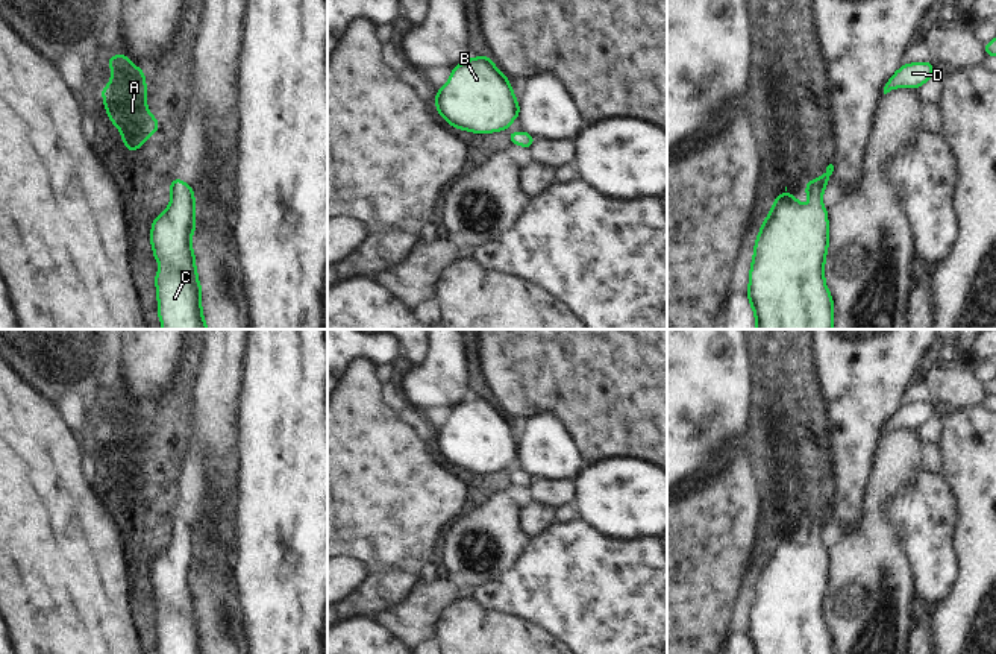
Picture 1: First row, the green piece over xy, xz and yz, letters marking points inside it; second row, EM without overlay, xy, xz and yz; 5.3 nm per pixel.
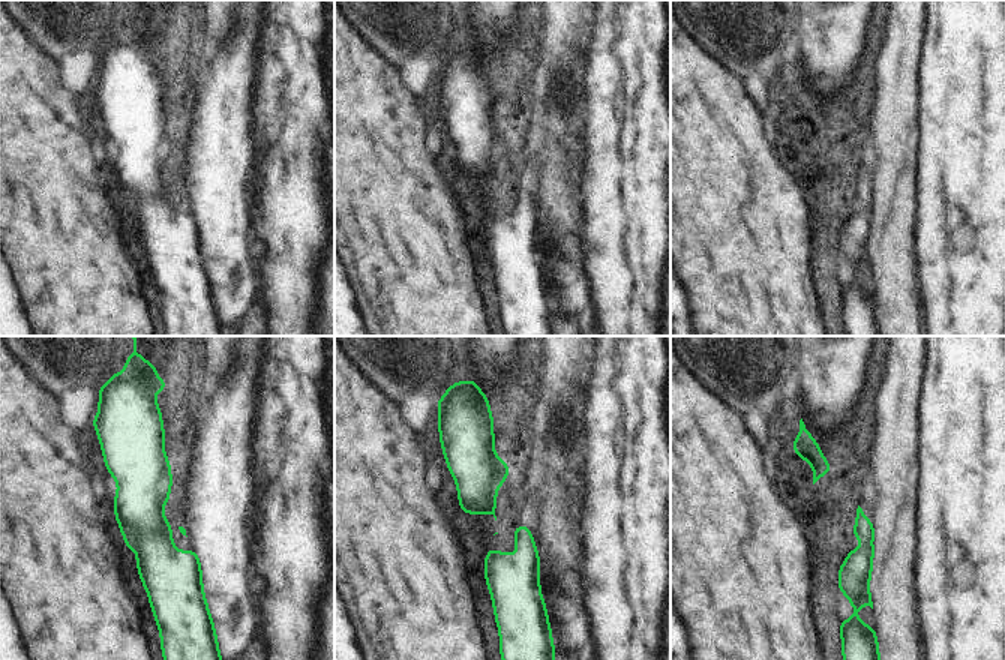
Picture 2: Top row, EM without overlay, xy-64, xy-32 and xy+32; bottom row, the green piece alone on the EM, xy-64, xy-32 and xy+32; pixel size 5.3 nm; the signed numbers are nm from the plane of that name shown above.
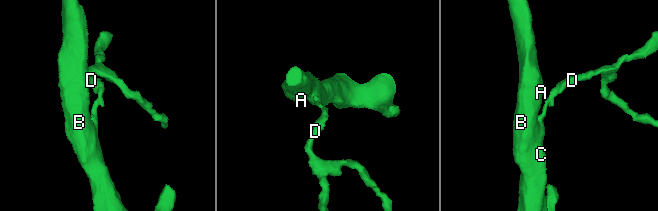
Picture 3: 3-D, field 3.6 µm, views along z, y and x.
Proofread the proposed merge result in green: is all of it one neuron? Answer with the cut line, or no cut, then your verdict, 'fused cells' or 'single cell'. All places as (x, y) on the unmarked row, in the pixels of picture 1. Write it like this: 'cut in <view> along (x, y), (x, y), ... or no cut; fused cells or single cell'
no cut; single cell

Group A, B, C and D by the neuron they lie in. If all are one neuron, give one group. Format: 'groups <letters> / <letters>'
groups A B C D

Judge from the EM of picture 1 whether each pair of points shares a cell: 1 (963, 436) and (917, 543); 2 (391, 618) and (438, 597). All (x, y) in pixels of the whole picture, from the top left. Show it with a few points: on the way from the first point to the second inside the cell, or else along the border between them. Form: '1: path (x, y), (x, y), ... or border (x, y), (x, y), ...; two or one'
1: border (943, 477), (952, 495), (954, 515); two
2: path (404, 618), (416, 618), (426, 607); one

